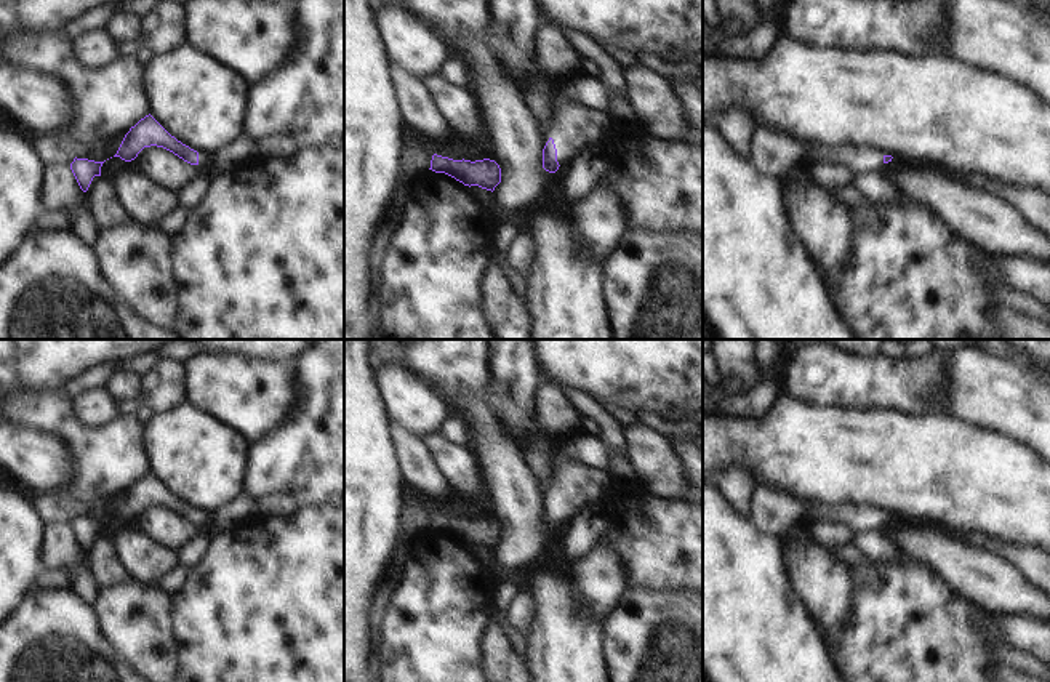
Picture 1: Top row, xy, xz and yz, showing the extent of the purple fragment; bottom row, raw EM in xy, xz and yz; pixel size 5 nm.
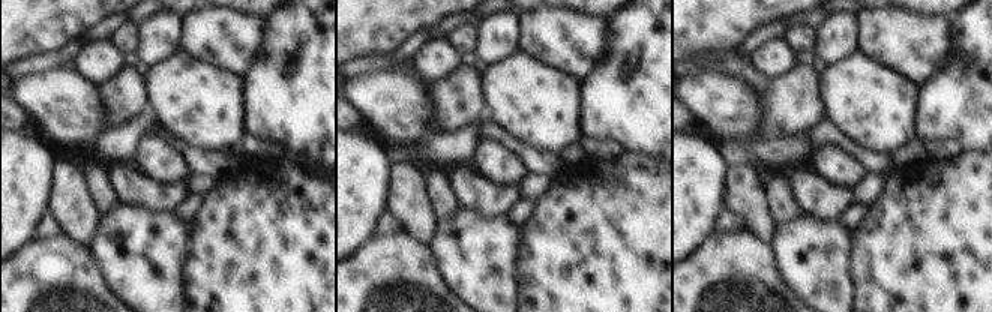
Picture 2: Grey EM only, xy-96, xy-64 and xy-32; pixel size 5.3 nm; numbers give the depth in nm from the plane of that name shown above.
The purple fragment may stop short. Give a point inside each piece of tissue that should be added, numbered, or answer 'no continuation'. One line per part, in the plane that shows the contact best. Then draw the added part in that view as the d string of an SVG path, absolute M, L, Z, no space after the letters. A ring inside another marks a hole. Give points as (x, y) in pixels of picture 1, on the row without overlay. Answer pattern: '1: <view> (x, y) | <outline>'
1: xz (577, 485) | M563 453L554 455L555 485L552 498L559 524L570 522L584 506L608 499L613 480L607 471L579 464Z

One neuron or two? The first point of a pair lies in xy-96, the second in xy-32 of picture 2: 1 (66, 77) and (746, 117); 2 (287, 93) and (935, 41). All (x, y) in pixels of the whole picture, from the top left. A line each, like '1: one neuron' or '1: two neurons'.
1: one neuron
2: two neurons

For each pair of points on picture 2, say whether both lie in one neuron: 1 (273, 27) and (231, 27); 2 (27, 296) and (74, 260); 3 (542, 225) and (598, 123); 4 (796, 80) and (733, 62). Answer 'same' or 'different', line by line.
1: different
2: same
3: different
4: same

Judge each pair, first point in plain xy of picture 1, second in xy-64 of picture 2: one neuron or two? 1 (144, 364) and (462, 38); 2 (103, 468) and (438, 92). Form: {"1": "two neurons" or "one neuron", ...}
{"1": "two neurons", "2": "one neuron"}

